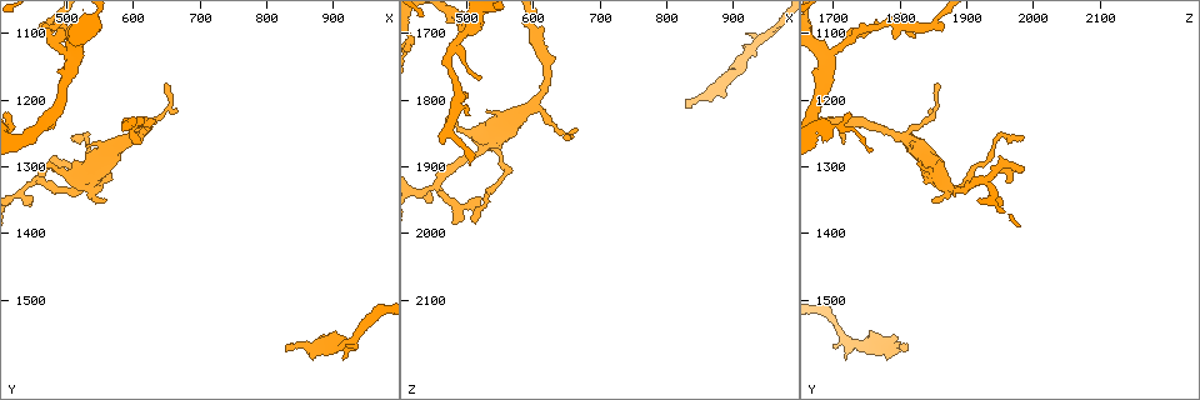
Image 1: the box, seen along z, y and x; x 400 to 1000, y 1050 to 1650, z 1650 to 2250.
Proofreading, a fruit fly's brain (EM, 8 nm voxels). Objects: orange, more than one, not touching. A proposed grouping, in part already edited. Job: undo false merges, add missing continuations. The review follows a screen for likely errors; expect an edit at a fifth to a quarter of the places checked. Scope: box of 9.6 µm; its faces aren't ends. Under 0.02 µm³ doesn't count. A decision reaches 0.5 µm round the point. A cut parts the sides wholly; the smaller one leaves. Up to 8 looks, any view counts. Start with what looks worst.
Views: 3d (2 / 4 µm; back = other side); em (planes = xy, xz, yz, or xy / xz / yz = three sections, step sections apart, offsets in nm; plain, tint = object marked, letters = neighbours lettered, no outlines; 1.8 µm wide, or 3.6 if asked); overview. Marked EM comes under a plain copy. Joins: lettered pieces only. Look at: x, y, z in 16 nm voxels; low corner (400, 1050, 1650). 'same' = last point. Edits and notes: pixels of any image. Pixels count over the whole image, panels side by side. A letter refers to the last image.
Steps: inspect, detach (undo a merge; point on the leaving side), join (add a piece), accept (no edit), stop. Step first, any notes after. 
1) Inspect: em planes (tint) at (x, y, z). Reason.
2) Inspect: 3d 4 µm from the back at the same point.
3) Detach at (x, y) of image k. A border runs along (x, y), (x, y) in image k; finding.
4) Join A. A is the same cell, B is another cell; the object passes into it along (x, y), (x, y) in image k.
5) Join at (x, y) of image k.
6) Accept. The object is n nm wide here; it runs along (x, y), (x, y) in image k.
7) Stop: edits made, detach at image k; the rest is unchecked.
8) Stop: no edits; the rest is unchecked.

Inspect: em 3.6 µm xy step 8 (letters) at (825, 1575, 1805). Branch stops here.

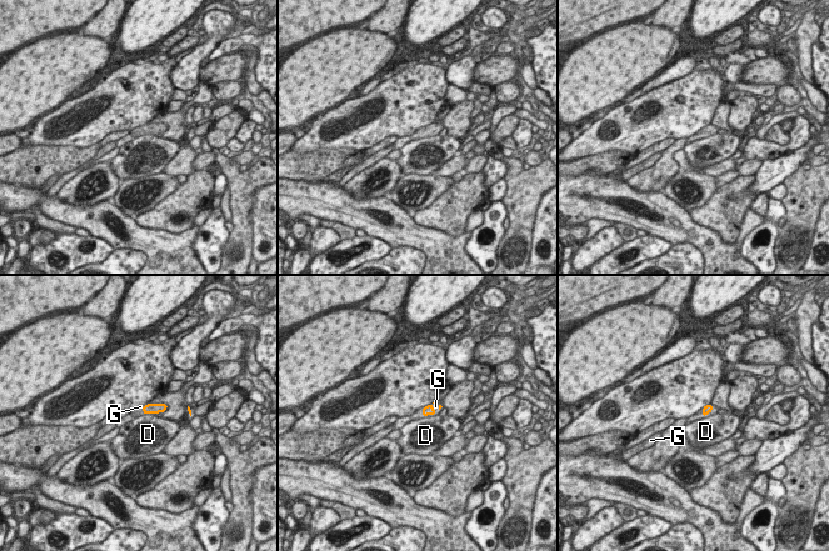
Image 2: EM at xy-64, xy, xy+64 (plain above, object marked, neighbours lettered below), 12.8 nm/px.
Inspect: em 3.6 µm planes (letters) at the same point.

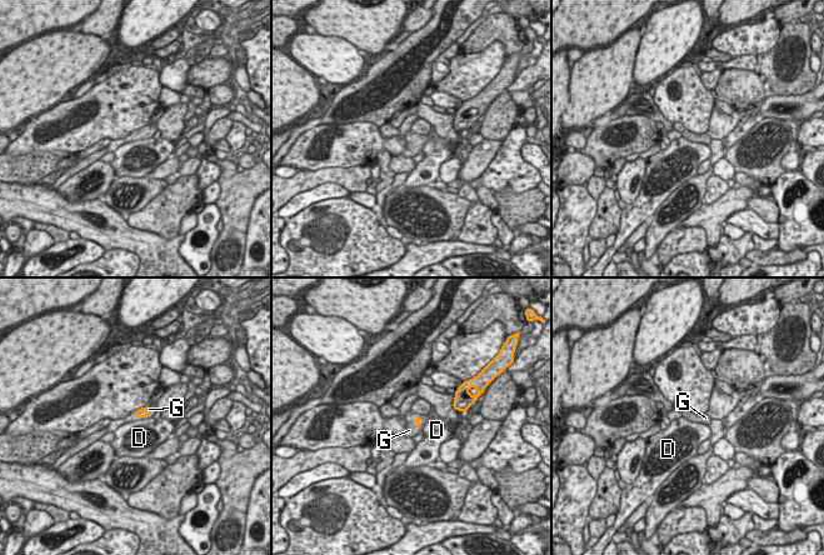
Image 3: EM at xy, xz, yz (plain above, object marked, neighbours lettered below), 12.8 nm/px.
Join G. G is the same cell, D is another cell; the object passes into it along (140, 413), (138, 409), (149, 409) in image 3; the neuron continues.

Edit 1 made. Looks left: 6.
Inspect: overview.

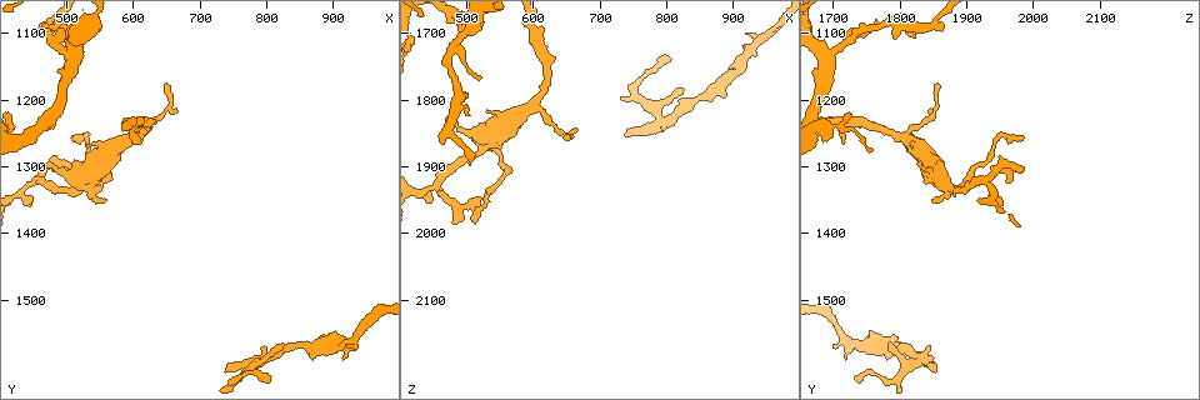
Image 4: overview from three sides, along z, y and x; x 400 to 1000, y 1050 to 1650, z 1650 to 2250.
Inspect: 3d 4 µm at (465, 1095, 1865). An open end.

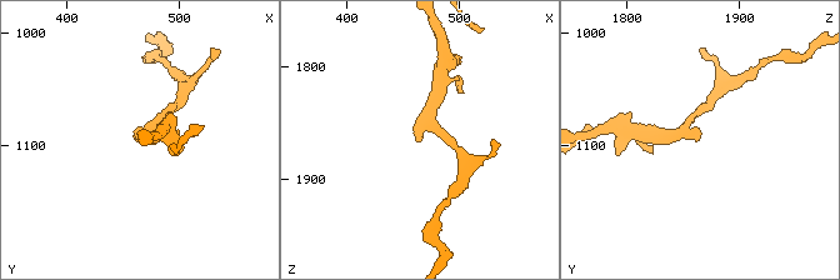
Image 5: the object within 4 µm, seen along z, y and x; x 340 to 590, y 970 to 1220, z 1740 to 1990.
Inspect: em planes (tint) at (460, 1092, 1864).

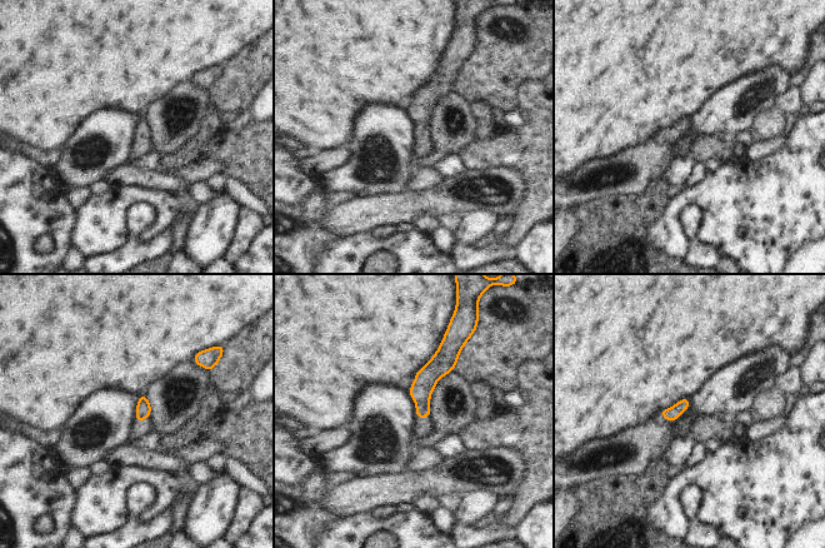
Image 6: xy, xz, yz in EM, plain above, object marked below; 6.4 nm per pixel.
Inspect: em planes (letters) at the same point.

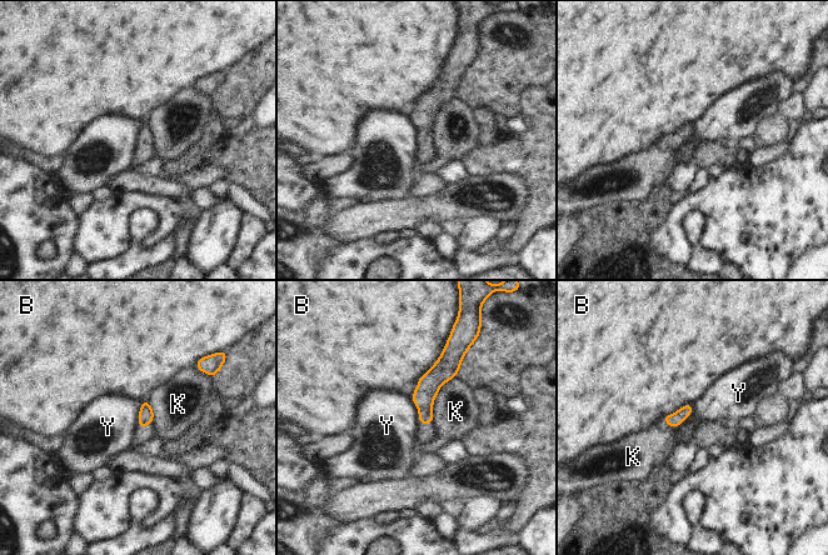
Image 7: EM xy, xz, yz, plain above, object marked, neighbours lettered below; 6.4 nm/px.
Accept. B, K and Y are other cells; a border runs along (410, 395), (420, 424) in image 7; no lettered piece goes on from it.

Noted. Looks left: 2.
Stop: edits made, join at image 3; the rest is unchecked.

